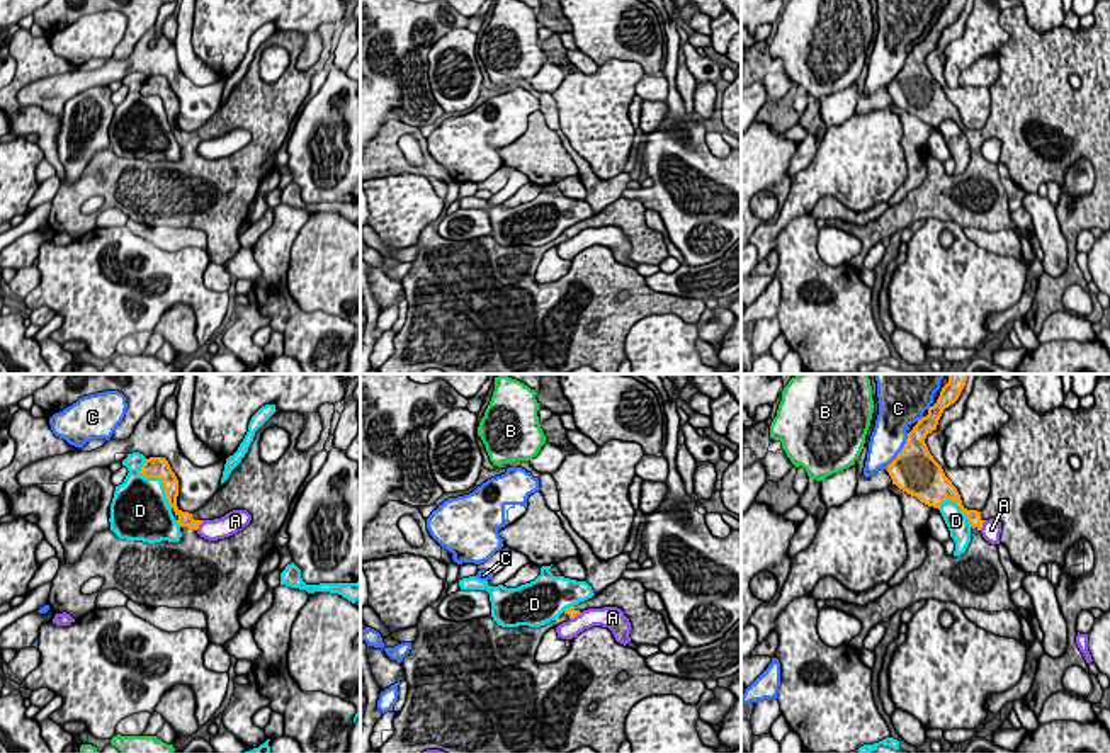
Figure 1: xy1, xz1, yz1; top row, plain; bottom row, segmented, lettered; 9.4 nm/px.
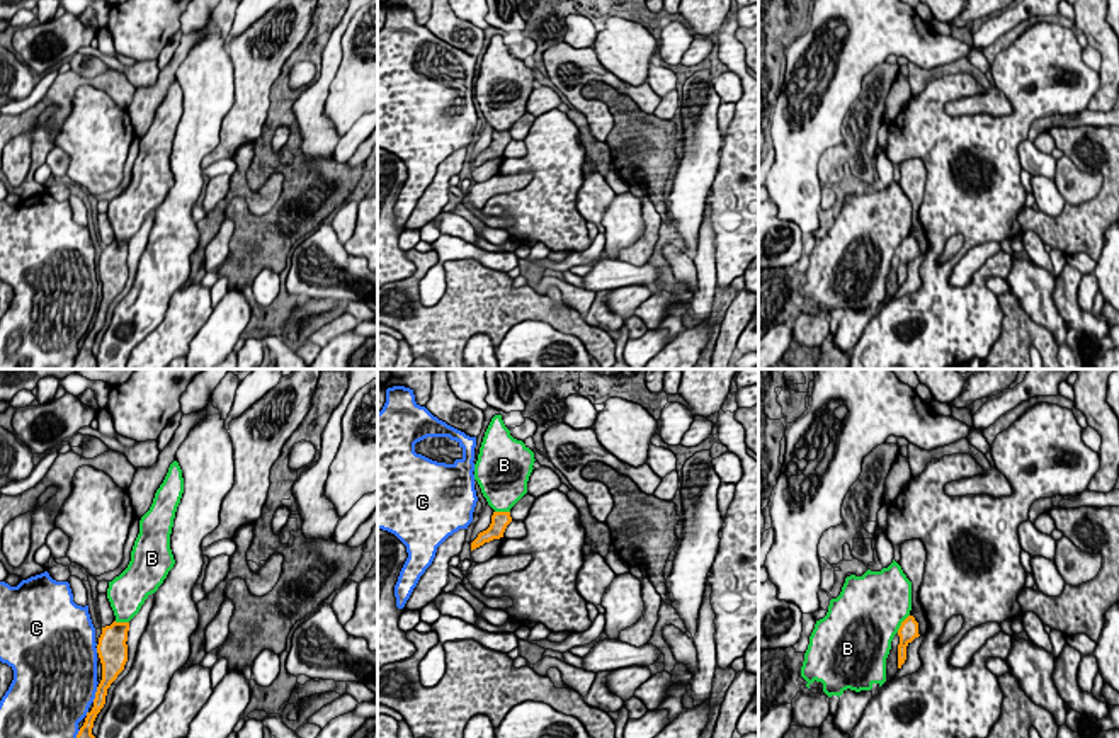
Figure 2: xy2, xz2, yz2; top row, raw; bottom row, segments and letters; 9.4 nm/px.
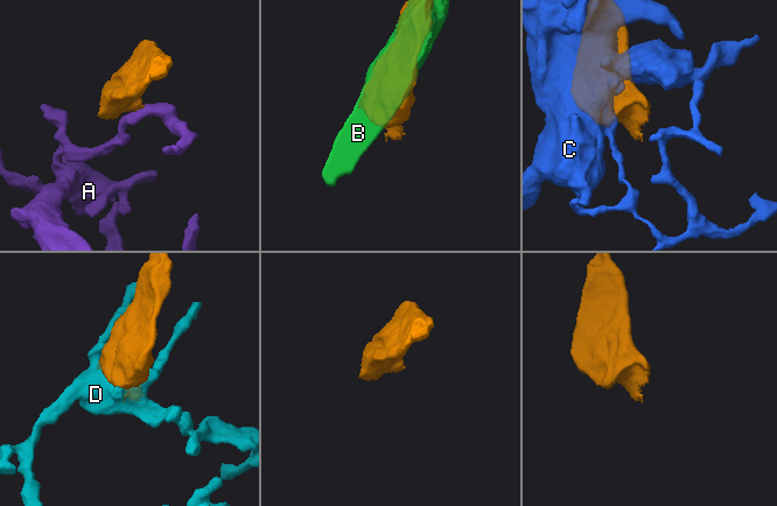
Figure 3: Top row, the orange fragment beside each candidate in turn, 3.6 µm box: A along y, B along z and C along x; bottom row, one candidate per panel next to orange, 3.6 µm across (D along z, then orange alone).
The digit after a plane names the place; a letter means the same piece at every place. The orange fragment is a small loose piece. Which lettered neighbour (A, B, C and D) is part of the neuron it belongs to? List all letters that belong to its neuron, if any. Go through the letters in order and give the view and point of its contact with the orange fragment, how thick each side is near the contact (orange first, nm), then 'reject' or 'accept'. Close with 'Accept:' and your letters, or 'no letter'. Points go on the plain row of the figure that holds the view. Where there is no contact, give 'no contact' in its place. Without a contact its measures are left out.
A: contact xy1 (199, 143); calibres 130 and 190 nm; reject
B: contact yz2 (902, 242); calibres 190 and 500 nm; reject
C: contact yz1 (900, 72); calibres 420 and 320 nm; reject
D: contact xy1 (157, 96); calibres 190 and 420 nm; reject
Accept: no letter

